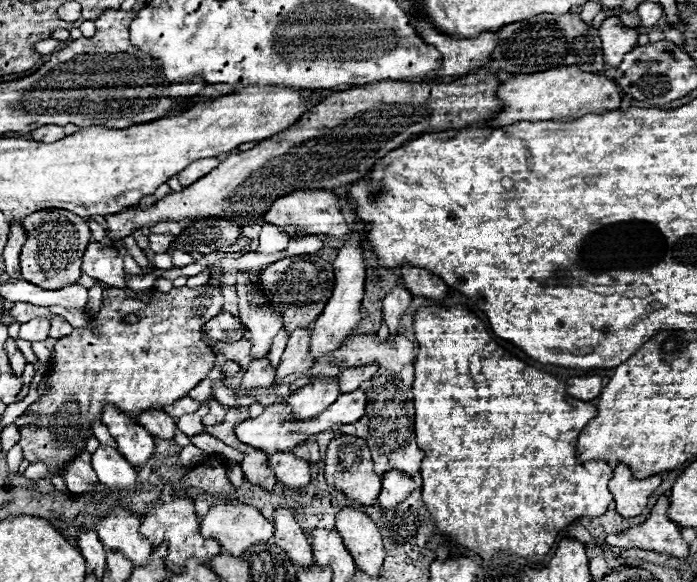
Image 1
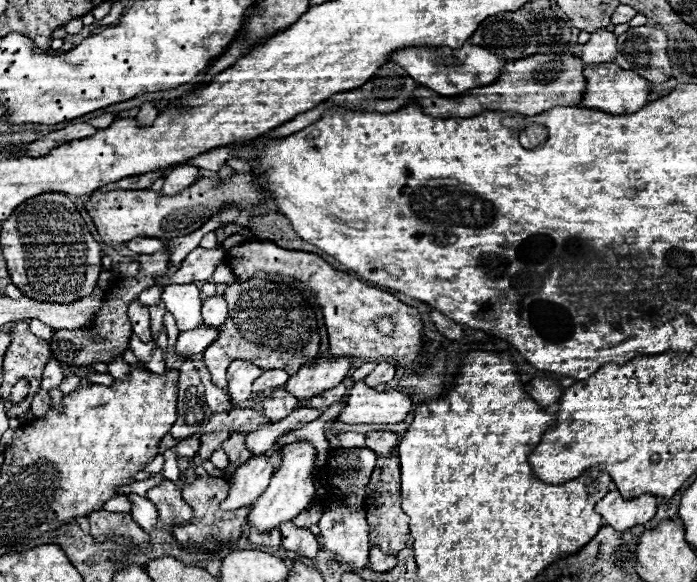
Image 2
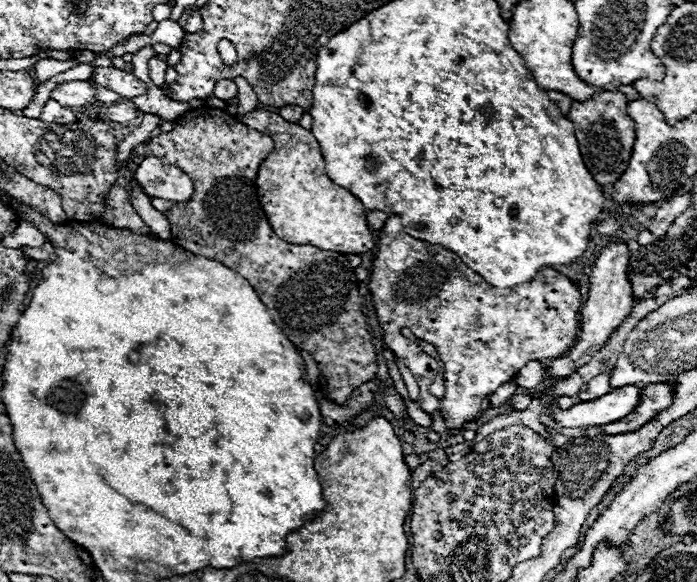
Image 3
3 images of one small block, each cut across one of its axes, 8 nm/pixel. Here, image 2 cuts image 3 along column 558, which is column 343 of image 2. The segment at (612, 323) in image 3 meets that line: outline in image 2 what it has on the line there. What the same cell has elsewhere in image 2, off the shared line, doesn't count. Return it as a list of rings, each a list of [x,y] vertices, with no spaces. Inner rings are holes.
[[[316,358],[290,376],[286,390],[292,392],[298,400],[308,400],[324,390],[338,386],[350,372],[350,366],[350,358]]]

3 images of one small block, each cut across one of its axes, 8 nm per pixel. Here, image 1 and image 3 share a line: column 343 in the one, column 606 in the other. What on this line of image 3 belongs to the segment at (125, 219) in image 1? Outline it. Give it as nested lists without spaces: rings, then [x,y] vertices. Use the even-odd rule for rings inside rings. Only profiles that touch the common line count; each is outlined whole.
[[[600,90],[586,102],[574,102],[570,112],[566,114],[566,118],[576,124],[576,138],[582,152],[582,160],[600,186],[614,184],[628,168],[636,134],[634,134],[634,122],[626,114],[626,104],[628,102],[622,92]]]

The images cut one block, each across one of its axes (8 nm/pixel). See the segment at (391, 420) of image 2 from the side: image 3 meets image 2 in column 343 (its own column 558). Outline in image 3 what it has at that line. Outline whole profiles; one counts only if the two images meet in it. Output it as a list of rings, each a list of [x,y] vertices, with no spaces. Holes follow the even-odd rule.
[[[624,386],[592,402],[576,402],[570,410],[554,410],[552,418],[564,428],[590,428],[618,422],[628,416],[640,402],[642,388]]]

